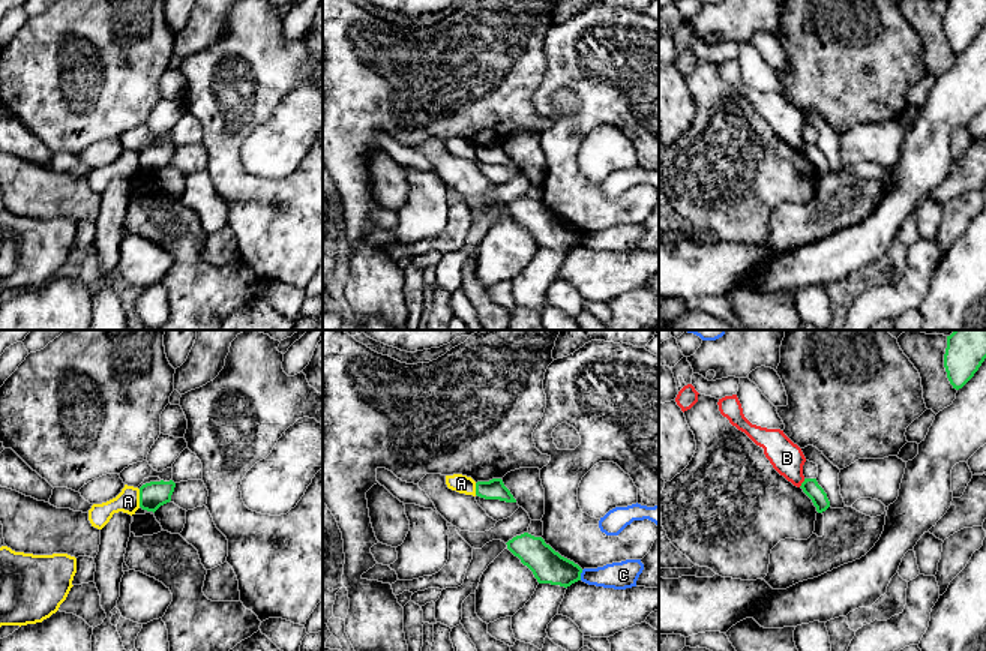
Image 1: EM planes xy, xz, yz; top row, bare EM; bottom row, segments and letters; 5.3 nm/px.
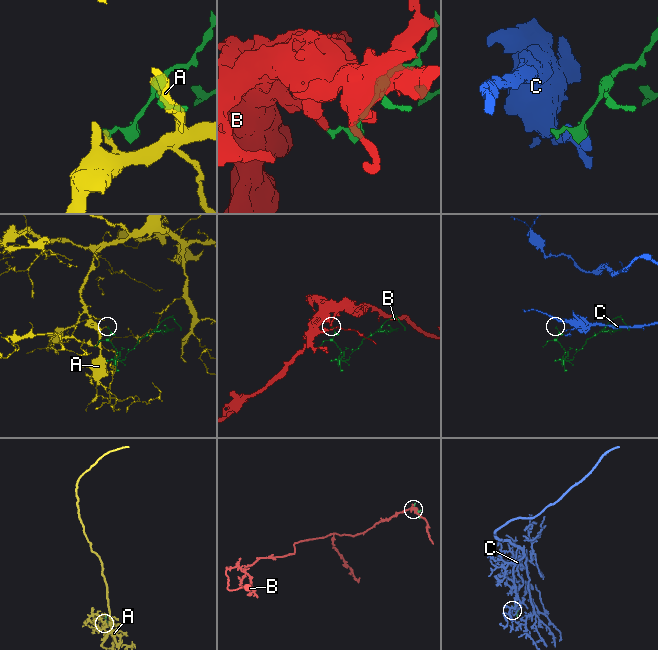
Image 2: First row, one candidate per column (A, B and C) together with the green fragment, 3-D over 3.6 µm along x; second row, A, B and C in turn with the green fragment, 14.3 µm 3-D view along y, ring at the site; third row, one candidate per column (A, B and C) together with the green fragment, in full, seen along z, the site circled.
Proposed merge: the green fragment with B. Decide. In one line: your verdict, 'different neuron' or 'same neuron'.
different neuron

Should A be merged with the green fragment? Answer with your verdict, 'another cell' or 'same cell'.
another cell

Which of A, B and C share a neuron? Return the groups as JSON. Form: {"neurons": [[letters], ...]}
{"neurons": [["A"], ["B"], ["C"]]}

